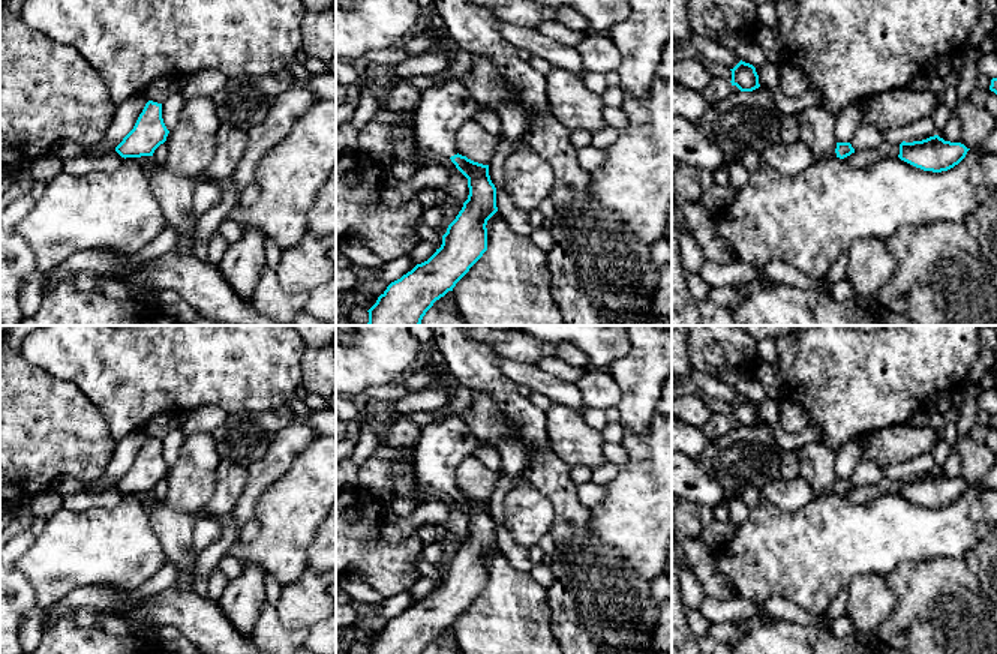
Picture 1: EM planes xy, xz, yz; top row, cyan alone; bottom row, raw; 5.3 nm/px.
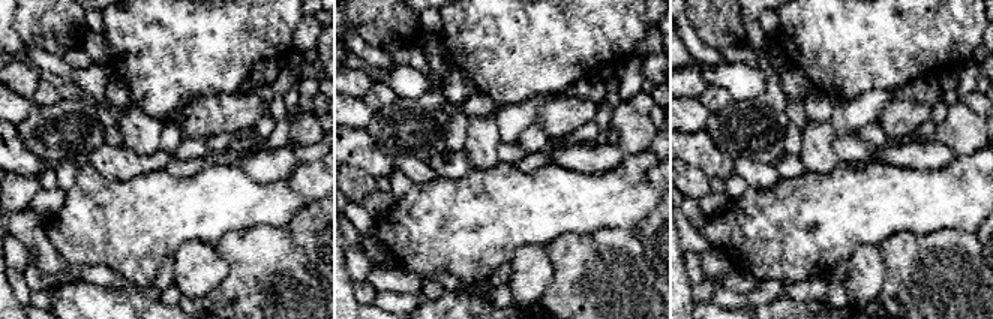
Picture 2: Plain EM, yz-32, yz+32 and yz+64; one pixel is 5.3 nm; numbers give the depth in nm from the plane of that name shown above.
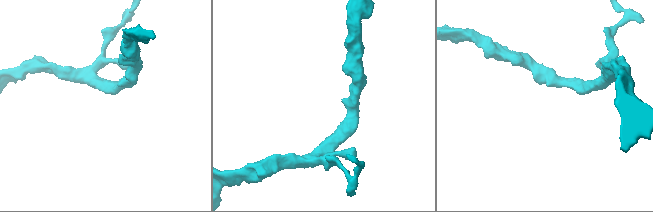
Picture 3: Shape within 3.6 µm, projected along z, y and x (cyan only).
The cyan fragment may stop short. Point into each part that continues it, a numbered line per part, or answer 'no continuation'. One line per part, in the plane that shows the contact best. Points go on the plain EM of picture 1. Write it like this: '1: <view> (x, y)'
1: xz (443, 446)

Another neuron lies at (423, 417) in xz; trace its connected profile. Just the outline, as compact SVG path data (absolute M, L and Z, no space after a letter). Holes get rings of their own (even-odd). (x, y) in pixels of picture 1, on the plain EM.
M433 410L433 411L420 411L420 412L411 414L409 417L418 426L438 423L442 418L442 416L436 414L436 410Z

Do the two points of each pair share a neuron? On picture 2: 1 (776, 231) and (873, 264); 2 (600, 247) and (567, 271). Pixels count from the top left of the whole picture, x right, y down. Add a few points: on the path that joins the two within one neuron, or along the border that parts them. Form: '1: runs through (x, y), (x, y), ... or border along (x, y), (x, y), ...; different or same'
1: border along (879, 244), (860, 244), (846, 259); different
2: runs through (593, 255), (575, 271); same

